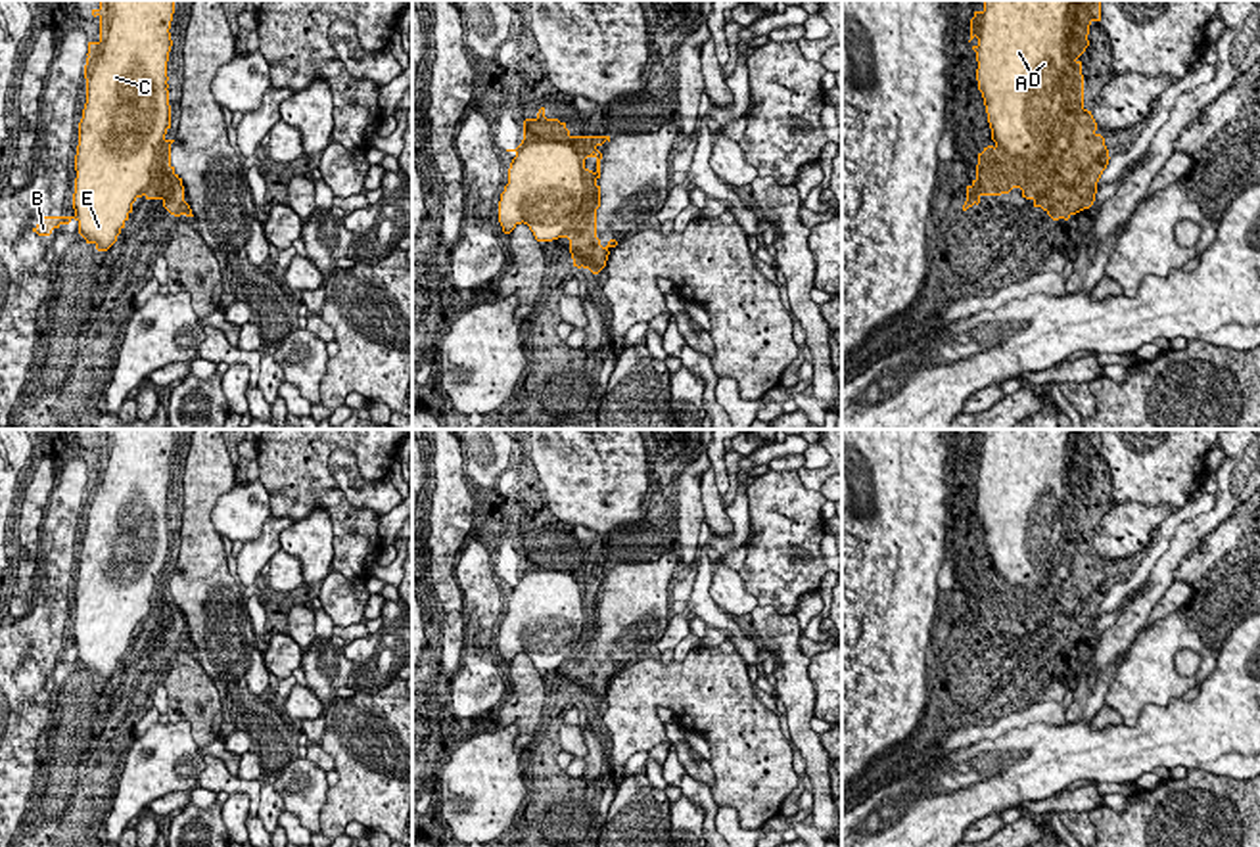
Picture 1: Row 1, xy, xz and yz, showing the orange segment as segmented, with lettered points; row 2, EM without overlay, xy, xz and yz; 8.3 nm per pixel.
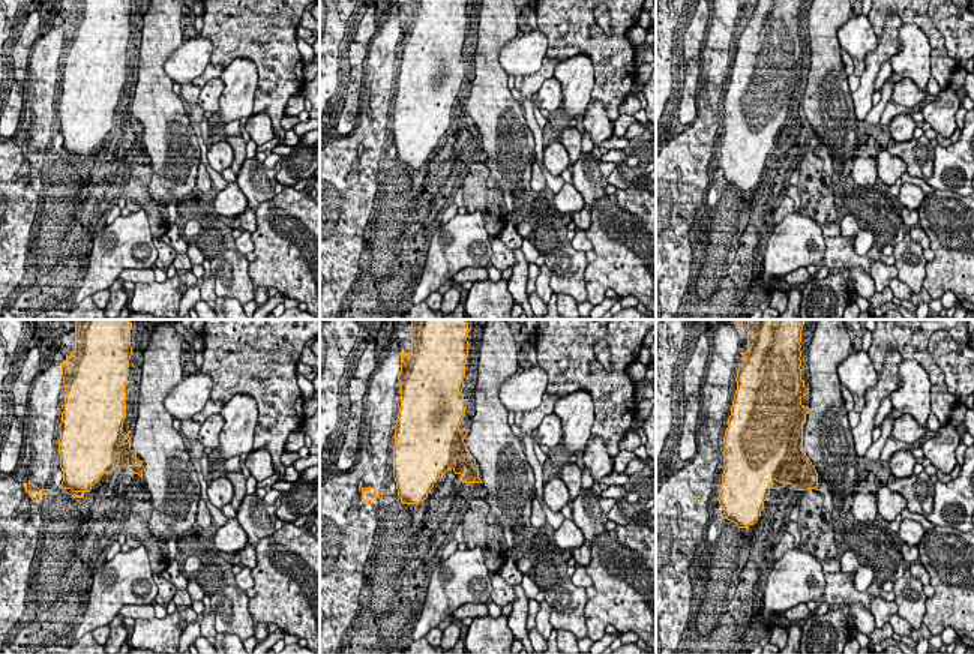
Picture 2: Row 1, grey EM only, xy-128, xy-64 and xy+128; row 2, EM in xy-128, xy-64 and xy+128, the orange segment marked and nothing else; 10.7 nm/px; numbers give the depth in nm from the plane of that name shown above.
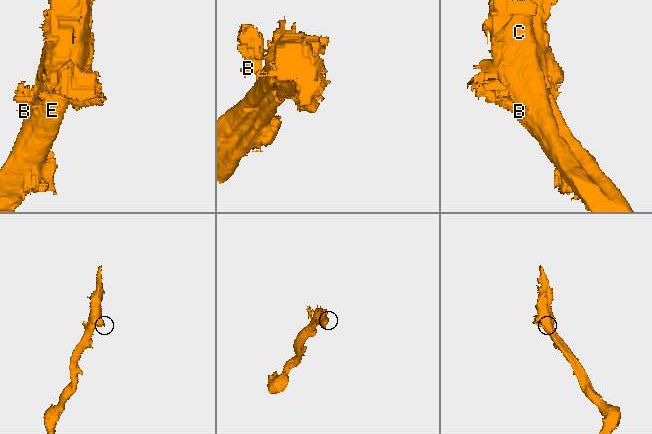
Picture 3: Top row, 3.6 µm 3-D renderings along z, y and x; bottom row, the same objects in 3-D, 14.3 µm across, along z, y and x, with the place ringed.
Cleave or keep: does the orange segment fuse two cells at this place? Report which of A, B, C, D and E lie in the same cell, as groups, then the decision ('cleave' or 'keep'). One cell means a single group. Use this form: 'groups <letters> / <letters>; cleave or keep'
groups A B C D E; keep

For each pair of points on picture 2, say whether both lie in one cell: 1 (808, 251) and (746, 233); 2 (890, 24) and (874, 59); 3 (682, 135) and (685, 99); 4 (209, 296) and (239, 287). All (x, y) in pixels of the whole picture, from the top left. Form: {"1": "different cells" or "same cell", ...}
{"1": "different cells", "2": "same cell", "3": "same cell", "4": "different cells"}

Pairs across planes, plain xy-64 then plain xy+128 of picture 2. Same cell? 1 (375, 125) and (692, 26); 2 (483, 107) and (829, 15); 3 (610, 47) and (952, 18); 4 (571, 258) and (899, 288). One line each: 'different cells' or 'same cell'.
1: different cells
2: same cell
3: different cells
4: different cells

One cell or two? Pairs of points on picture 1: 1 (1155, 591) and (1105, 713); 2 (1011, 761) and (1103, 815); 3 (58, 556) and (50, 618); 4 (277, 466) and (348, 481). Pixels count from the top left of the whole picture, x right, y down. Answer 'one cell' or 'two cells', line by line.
1: two cells
2: two cells
3: one cell
4: two cells

